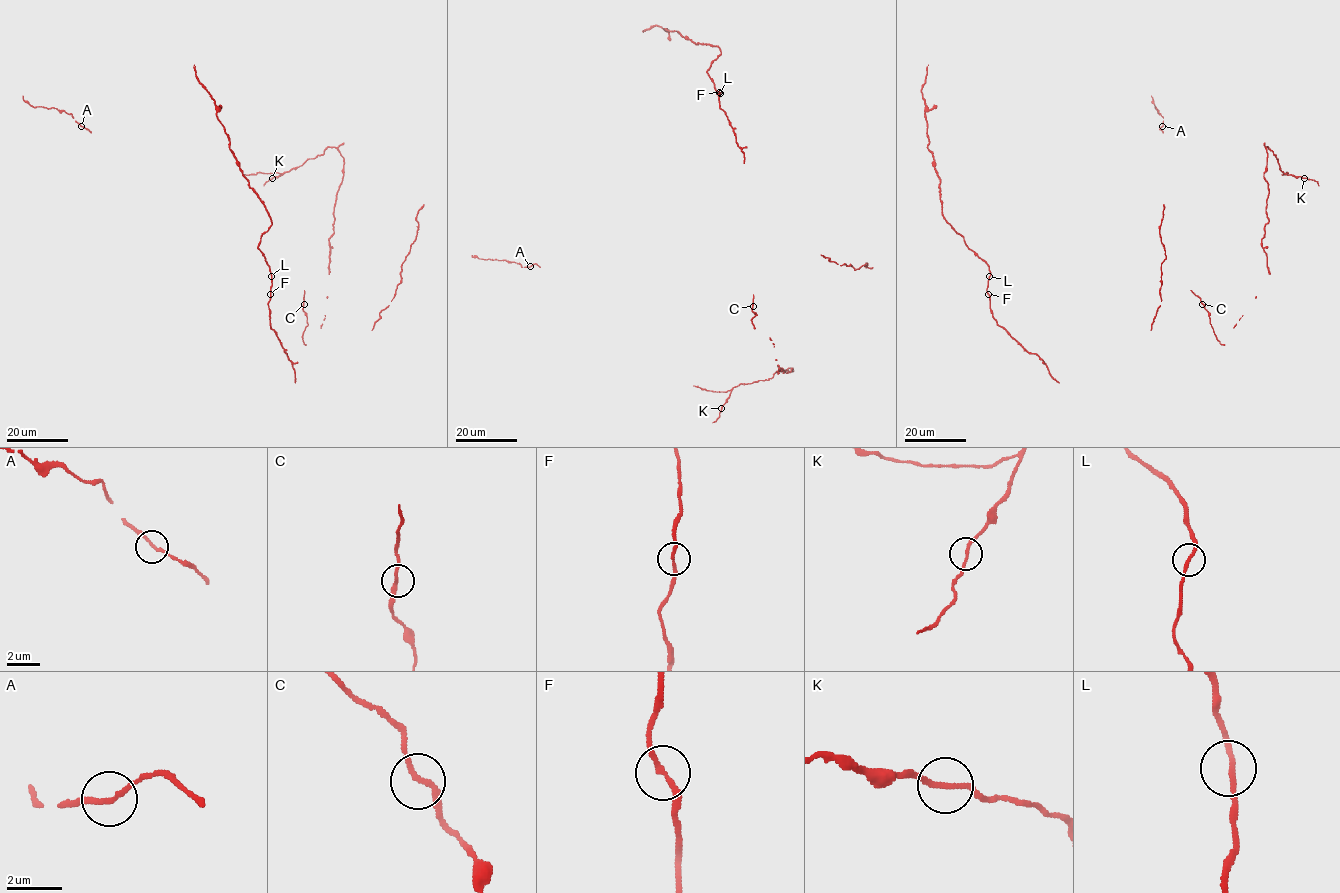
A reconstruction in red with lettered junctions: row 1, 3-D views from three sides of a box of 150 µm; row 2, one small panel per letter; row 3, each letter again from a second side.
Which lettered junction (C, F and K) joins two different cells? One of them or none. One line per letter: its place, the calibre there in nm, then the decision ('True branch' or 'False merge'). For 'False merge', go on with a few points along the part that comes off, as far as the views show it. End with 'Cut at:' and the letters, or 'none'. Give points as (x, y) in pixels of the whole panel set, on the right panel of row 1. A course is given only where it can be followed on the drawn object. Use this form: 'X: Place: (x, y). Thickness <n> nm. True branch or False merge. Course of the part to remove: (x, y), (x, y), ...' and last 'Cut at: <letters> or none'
C: Place: (1202, 304). Thickness 190 nm. True branch
F: Place: (988, 294). Thickness 190 nm. True branch
K: Place: (1304, 178). Thickness 180 nm. True branch
Cut at: none

